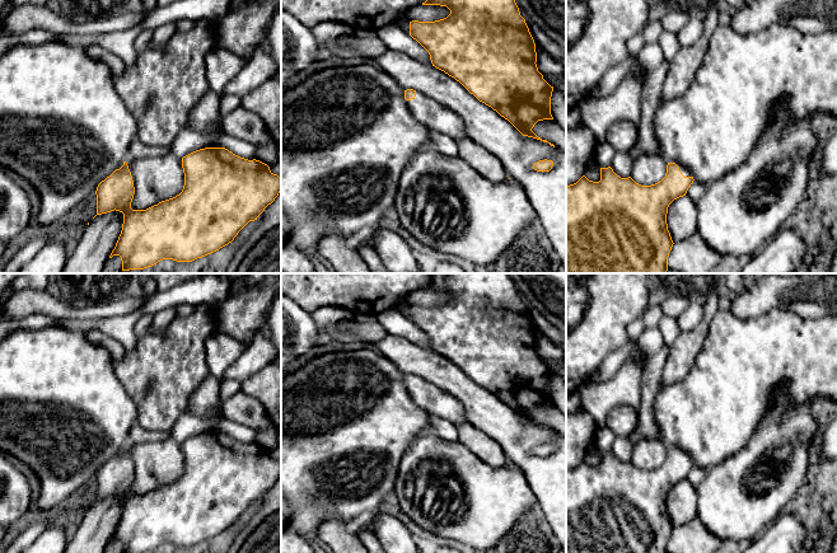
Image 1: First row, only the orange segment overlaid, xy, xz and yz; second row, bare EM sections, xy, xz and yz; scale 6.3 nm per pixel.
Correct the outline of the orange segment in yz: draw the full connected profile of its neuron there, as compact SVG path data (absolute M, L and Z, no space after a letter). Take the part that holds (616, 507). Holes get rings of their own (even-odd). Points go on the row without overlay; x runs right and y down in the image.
M668 447L665 461L651 470L641 470L631 461L621 463L611 451L600 453L599 467L583 460L576 468L566 470L566 553L668 553L668 542L674 529L667 509L668 492L674 484L686 481L693 465L692 458L686 451Z

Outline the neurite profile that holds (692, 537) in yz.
M696 516L673 529L668 553L715 553L723 543L724 540L711 534Z

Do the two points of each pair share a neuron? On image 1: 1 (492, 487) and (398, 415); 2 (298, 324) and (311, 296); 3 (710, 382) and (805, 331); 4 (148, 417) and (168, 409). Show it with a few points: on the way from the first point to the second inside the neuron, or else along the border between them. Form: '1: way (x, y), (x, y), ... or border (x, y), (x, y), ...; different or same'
1: border (430, 429), (421, 432), (402, 454); different
2: border (294, 300), (311, 313); different
3: way (734, 373), (751, 356), (774, 346), (781, 346); same
4: way (153, 415), (158, 409), (163, 409); same

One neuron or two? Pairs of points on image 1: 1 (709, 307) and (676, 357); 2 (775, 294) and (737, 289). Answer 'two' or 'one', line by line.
1: one
2: two

